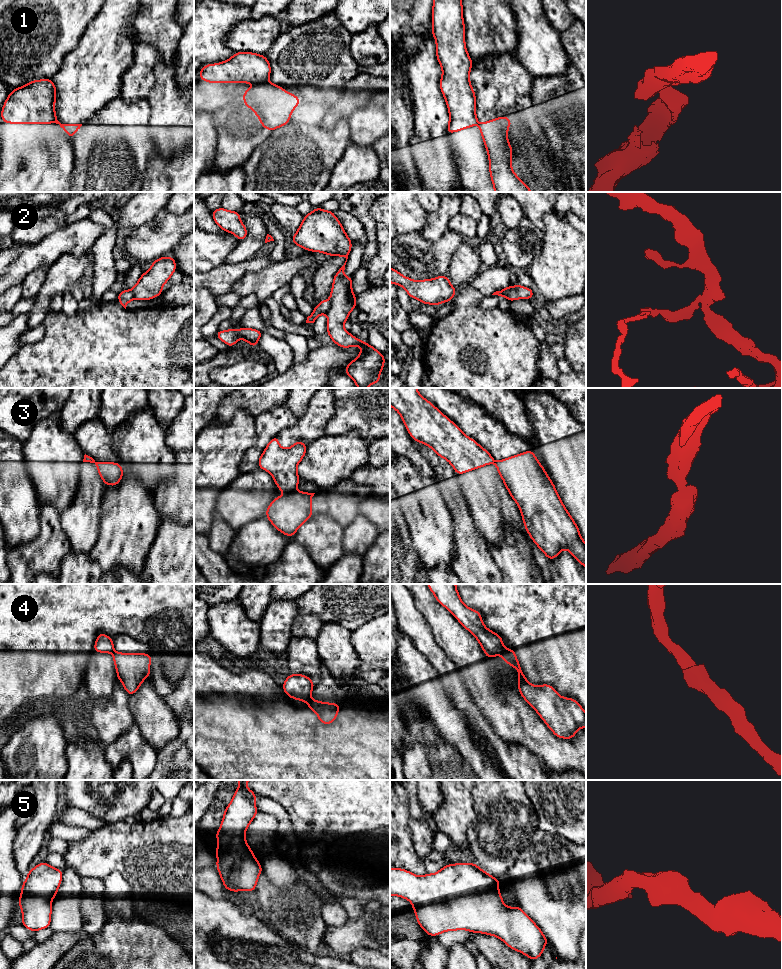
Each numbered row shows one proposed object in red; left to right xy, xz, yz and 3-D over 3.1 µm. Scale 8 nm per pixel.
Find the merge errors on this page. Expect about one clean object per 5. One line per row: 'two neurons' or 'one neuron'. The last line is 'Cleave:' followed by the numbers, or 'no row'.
1: two neurons
2: two neurons
3: two neurons
4: two neurons
5: one neuron
Cleave: 1, 2, 3, 4

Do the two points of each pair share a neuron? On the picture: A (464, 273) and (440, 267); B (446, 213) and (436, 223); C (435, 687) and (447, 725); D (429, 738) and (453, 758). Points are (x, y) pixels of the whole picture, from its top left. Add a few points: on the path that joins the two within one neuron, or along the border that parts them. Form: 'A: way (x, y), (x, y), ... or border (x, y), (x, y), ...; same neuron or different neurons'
A: border (458, 248), (451, 259), (446, 275); different neurons
B: way (444, 215), (438, 221); same neuron
C: way (435, 696), (436, 707), (445, 716); same neuron
D: way (435, 741), (447, 753); same neuron

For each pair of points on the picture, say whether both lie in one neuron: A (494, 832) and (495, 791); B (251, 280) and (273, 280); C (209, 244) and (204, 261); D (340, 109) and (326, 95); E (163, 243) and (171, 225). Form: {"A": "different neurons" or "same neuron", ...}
{"A": "same neuron", "B": "same neuron", "C": "same neuron", "D": "different neurons", "E": "same neuron"}

